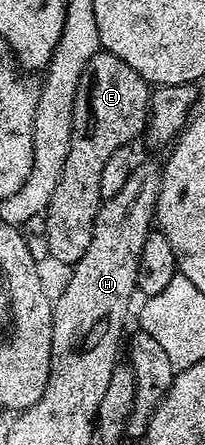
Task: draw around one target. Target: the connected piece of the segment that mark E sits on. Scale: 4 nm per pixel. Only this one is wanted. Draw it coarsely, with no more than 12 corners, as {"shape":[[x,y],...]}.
{"shape":[[96,52],[42,214],[48,255],[80,261],[102,168],[148,127],[150,85]]}

